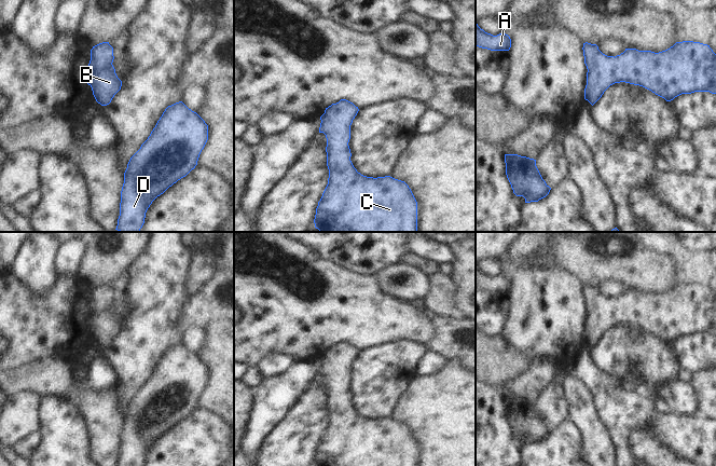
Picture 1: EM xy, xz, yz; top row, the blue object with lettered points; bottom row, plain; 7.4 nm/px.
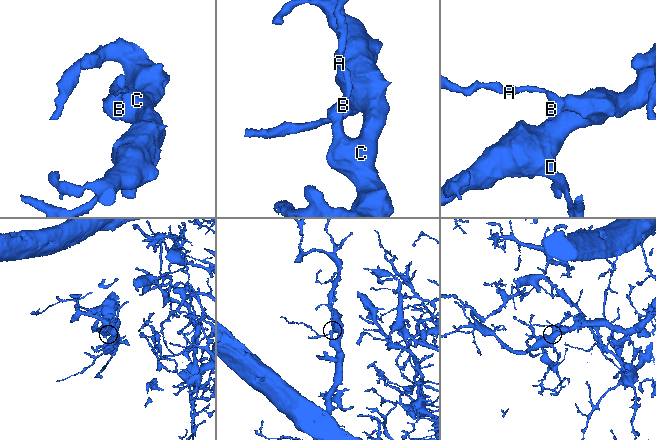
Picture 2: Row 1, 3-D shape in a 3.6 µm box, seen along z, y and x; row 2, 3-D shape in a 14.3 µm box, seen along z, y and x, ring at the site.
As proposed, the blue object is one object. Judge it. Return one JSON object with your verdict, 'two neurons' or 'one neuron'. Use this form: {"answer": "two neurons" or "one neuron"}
{"answer": "one neuron"}

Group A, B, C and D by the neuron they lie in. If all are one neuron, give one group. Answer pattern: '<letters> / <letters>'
A B C D

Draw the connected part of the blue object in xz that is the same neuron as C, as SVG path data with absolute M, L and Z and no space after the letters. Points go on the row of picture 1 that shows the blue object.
M341 99L339 102L332 104L331 106L326 108L325 113L320 116L321 123L319 127L319 133L323 133L327 138L326 152L327 152L327 166L329 169L329 178L328 184L316 208L316 215L314 219L315 228L318 229L320 232L417 232L417 202L409 186L404 181L395 179L390 176L377 178L363 176L357 172L357 169L354 167L350 161L352 153L348 146L350 139L350 125L353 123L353 120L357 115L358 111L359 111L358 107L356 107L353 102L346 99Z

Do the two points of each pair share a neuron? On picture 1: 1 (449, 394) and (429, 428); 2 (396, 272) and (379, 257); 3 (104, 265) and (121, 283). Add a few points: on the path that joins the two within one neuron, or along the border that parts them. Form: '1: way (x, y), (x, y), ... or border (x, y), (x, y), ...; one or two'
1: way (449, 402), (449, 409), (438, 420); one
2: border (398, 261), (383, 266), (374, 275); two
3: border (125, 271), (109, 284); two

